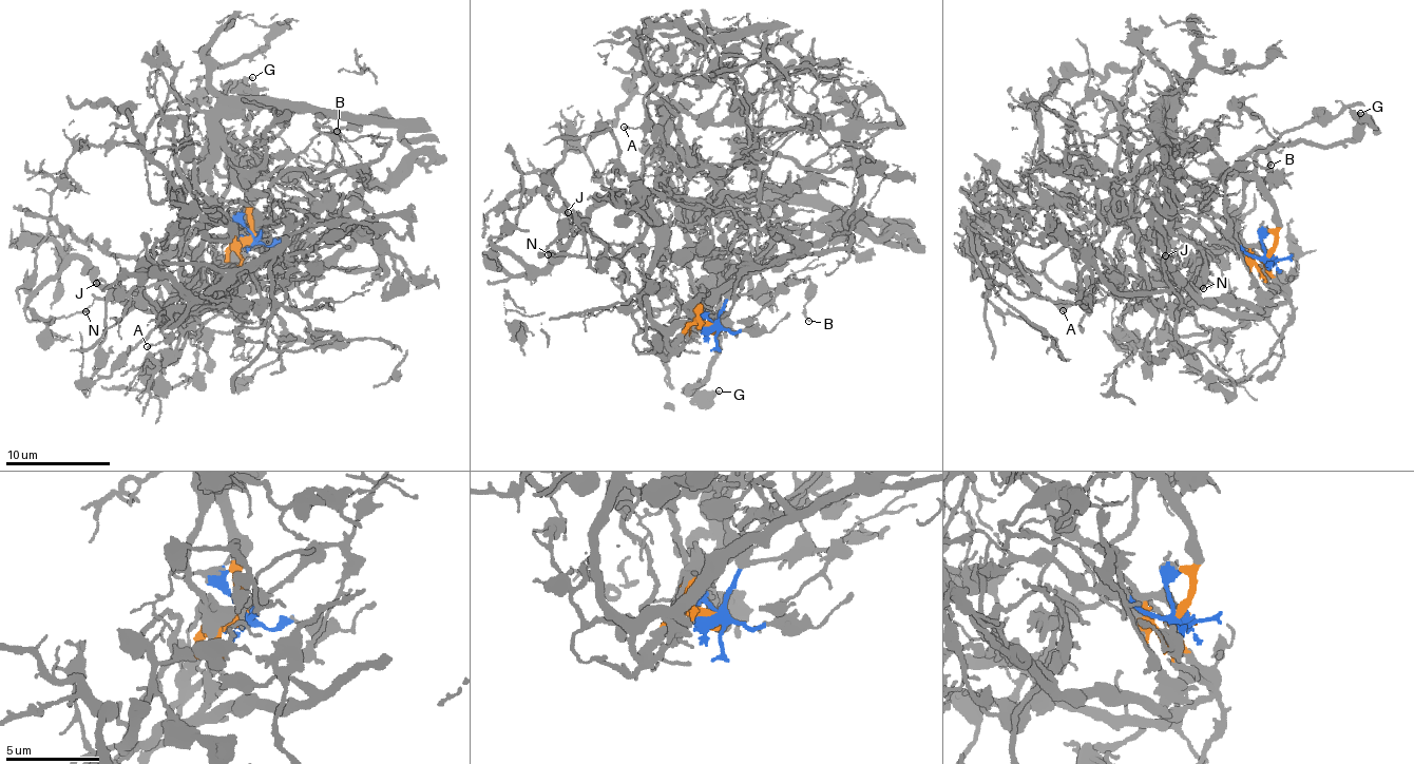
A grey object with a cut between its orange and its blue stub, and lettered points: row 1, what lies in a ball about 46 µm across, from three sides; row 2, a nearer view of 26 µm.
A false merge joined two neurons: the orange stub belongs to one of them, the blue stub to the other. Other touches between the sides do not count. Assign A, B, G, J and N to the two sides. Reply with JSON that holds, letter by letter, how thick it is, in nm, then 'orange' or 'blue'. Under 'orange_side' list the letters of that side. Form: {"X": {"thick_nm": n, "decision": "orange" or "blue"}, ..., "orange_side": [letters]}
{"A": {"thick_nm": 160, "decision": "blue"}, "B": {"thick_nm": 130, "decision": "blue"}, "G": {"thick_nm": 280, "decision": "orange"}, "J": {"thick_nm": 180, "decision": "orange"}, "N": {"thick_nm": 100, "decision": "orange"}, "orange_side": ["G", "J", "N"]}

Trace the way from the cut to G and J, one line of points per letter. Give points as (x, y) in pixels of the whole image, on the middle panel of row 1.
G: (708, 325), (710, 330), (714, 326), (717, 297), (719, 350), (710, 371), (691, 385), (694, 392), (720, 392)
J: (708, 325), (677, 335), (675, 287), (662, 277), (668, 255), (643, 212), (608, 197), (573, 232), (568, 211)

